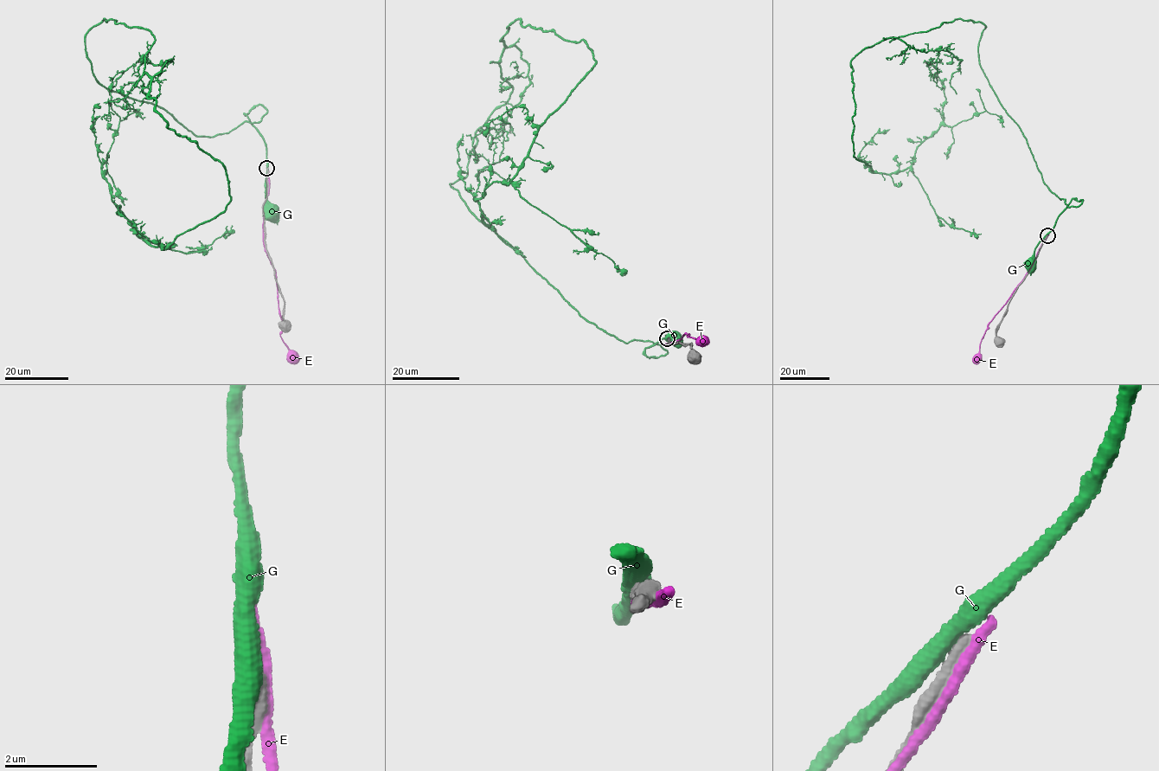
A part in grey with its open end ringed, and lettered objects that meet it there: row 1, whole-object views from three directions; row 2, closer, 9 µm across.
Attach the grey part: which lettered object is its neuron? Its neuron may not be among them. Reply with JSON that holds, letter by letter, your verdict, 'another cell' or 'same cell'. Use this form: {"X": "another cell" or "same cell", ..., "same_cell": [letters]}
{"E": "another cell", "G": "another cell", "same_cell": []}

